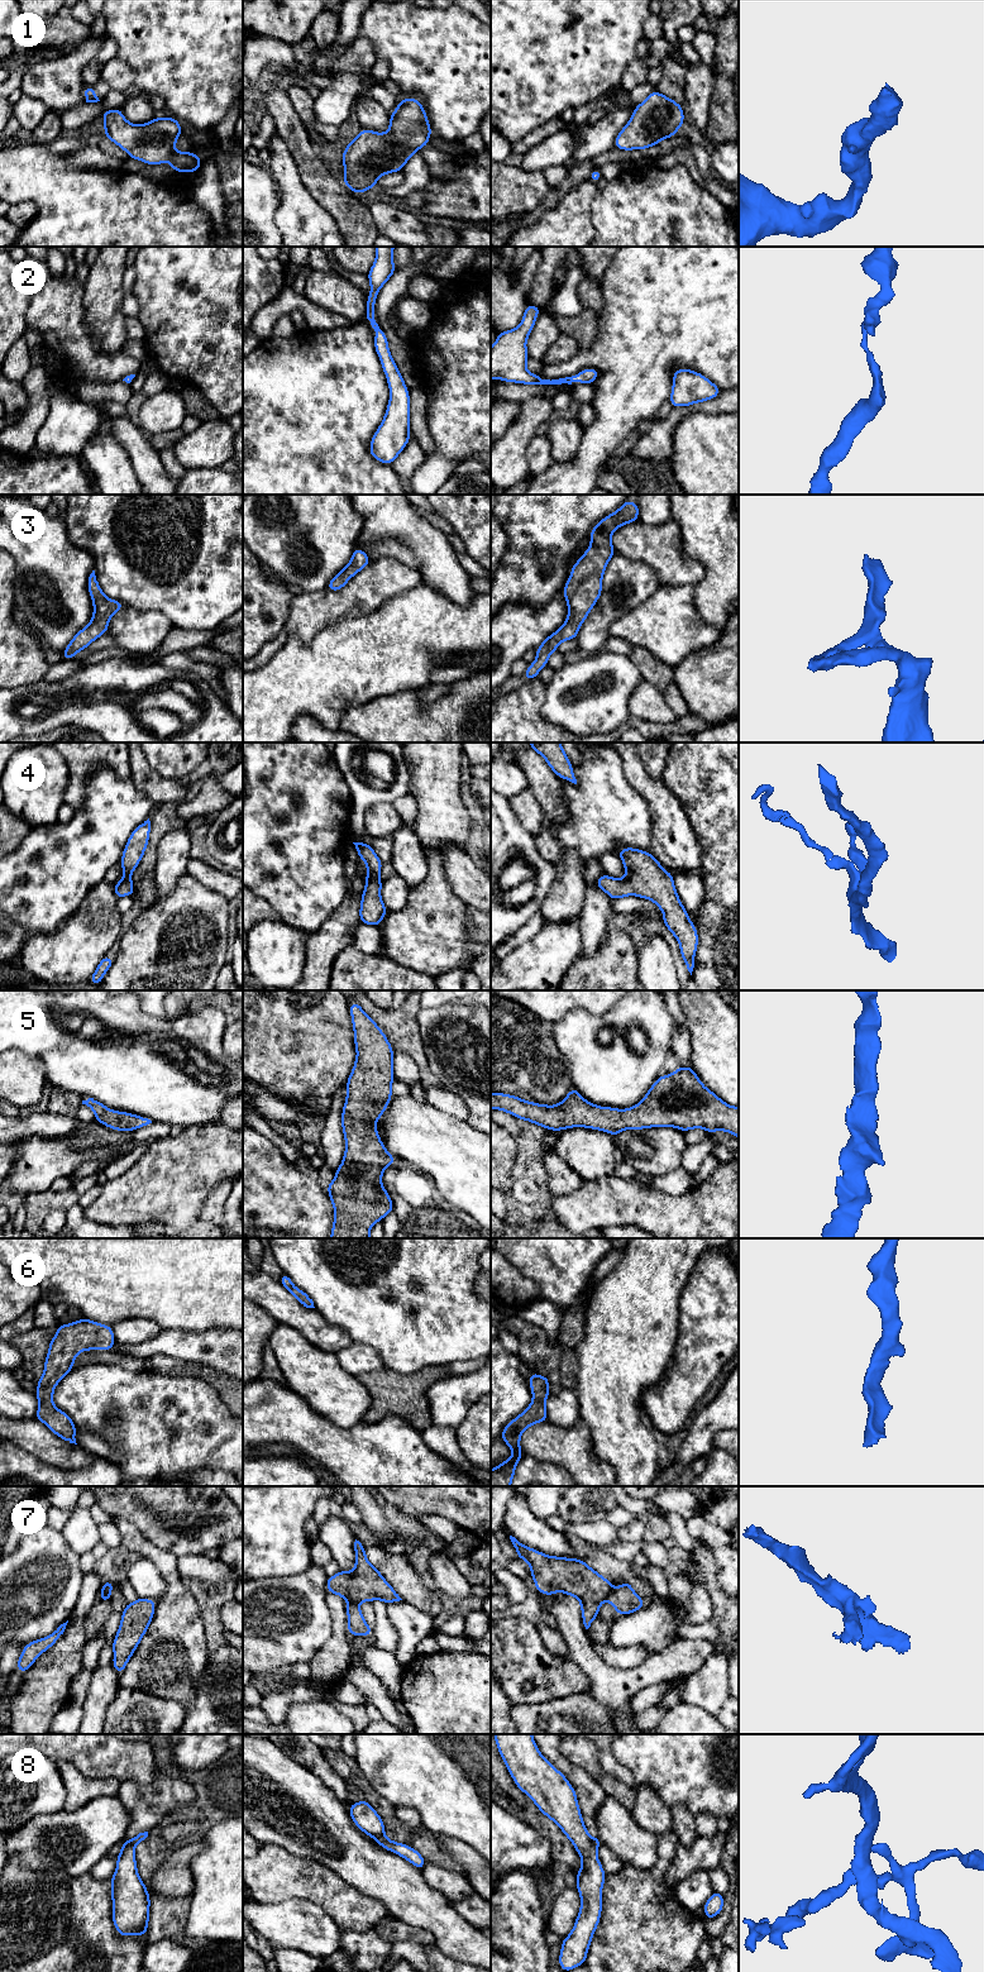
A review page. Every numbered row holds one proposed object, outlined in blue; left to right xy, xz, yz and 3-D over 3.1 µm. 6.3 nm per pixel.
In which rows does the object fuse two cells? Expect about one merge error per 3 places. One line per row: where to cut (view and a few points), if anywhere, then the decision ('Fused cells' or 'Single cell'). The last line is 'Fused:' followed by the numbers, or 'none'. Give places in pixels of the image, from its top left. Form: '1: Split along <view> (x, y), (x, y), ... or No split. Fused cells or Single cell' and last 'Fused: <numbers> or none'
1: No split. Single cell
2: No split. Single cell
3: No split. Single cell
4: No split. Single cell
5: No split. Single cell
6: No split. Single cell
7: Split along yz (612, 1589), (606, 1599). Fused cells
8: Split along xy (128, 1839), (134, 1847). Fused cells
Fused: 7, 8

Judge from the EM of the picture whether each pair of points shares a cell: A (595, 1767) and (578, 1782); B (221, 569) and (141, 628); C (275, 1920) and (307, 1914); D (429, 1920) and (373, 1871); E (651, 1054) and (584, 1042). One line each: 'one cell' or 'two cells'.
A: two cells
B: two cells
C: one cell
D: one cell
E: one cell

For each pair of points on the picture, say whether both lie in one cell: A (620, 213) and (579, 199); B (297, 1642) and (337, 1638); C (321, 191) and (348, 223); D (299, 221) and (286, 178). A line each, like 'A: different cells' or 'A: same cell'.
A: different cells
B: different cells
C: same cell
D: same cell

